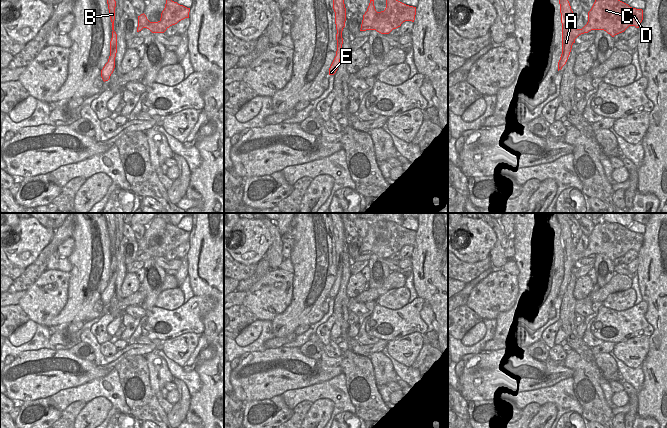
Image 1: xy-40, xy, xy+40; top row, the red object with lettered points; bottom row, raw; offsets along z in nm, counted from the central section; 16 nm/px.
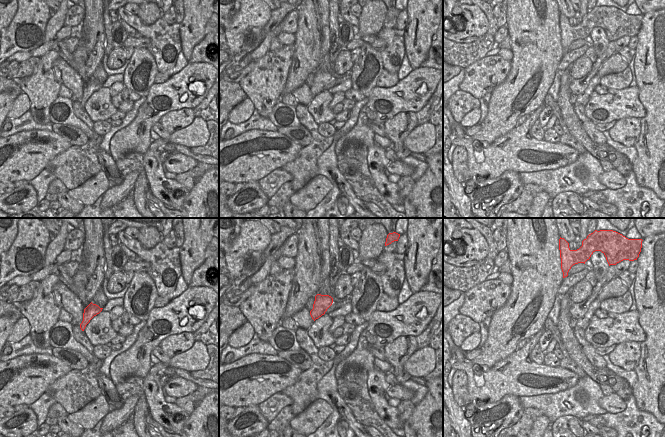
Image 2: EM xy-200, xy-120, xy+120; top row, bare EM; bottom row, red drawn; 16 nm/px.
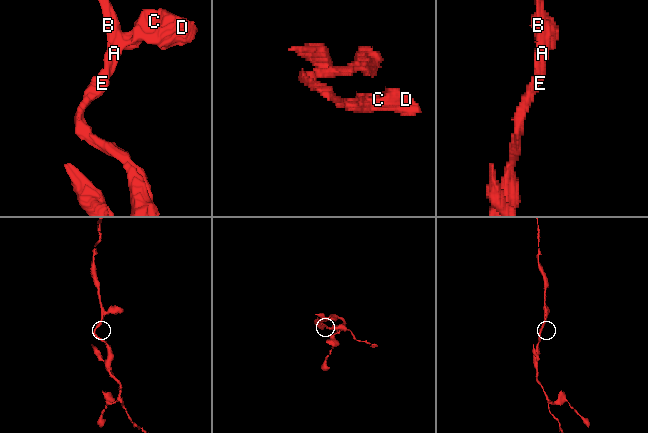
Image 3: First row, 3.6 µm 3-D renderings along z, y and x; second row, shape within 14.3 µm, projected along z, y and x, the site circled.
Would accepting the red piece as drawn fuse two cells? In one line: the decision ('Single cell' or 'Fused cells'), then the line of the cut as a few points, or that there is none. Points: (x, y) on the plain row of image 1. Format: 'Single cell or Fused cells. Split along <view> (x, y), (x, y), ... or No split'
Single cell. No split

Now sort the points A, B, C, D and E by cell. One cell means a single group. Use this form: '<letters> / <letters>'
A B C D E

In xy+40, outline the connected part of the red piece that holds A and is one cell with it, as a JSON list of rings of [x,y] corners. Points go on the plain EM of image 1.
[[[558,213],[558,222],[560,228],[561,247],[562,247],[562,278],[558,286],[558,295],[566,288],[570,279],[572,269],[575,267],[575,263],[584,257],[588,257],[591,254],[604,254],[612,261],[624,256],[629,250],[635,250],[639,252],[643,244],[643,234],[630,231],[628,228],[618,223],[608,222],[595,222],[595,226],[588,236],[588,246],[582,253],[577,253],[575,246],[572,243],[572,233],[567,222]]]

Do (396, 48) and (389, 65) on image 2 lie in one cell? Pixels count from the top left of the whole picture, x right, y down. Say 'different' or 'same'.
same

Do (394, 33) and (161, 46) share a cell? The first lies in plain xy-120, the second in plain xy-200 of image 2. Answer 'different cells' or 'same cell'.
same cell

